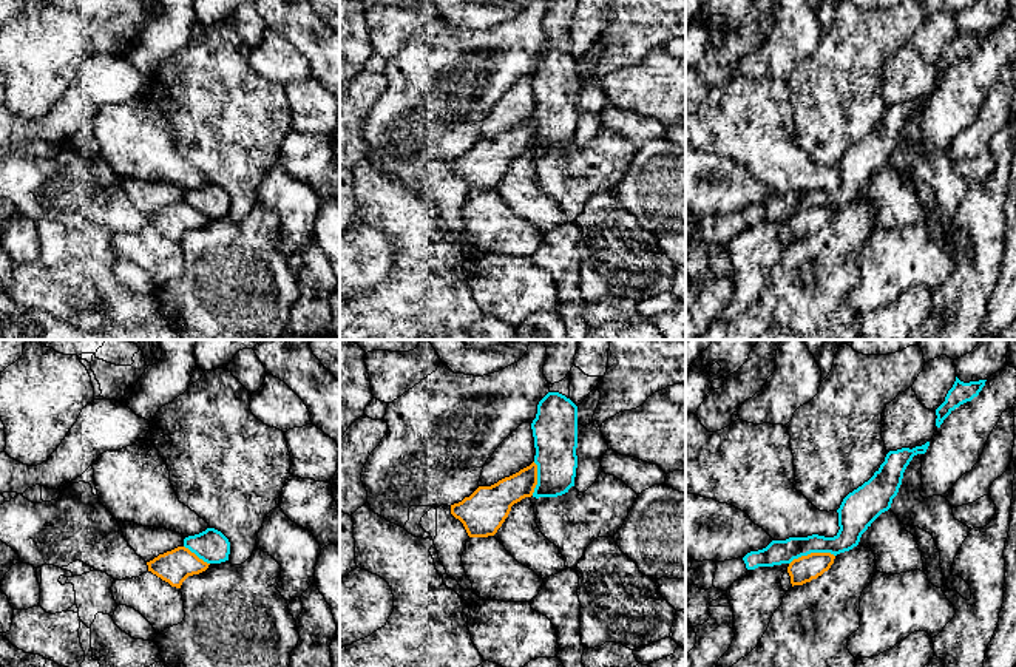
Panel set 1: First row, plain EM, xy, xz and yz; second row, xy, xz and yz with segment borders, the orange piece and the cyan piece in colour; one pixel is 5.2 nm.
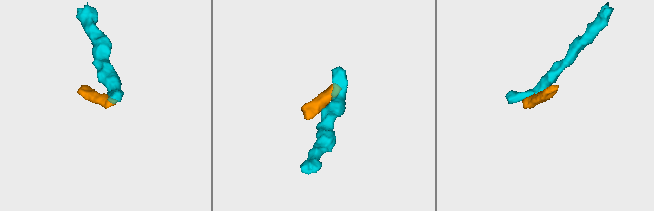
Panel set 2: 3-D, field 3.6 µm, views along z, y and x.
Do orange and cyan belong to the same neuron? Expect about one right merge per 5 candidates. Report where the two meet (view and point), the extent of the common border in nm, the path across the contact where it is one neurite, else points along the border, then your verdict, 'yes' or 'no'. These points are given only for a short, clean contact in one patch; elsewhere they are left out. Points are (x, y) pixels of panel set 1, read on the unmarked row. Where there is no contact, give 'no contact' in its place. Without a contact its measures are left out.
contact yz (811, 207); length 240 nm; border yz (834, 209), (808, 207), (789, 218); no

